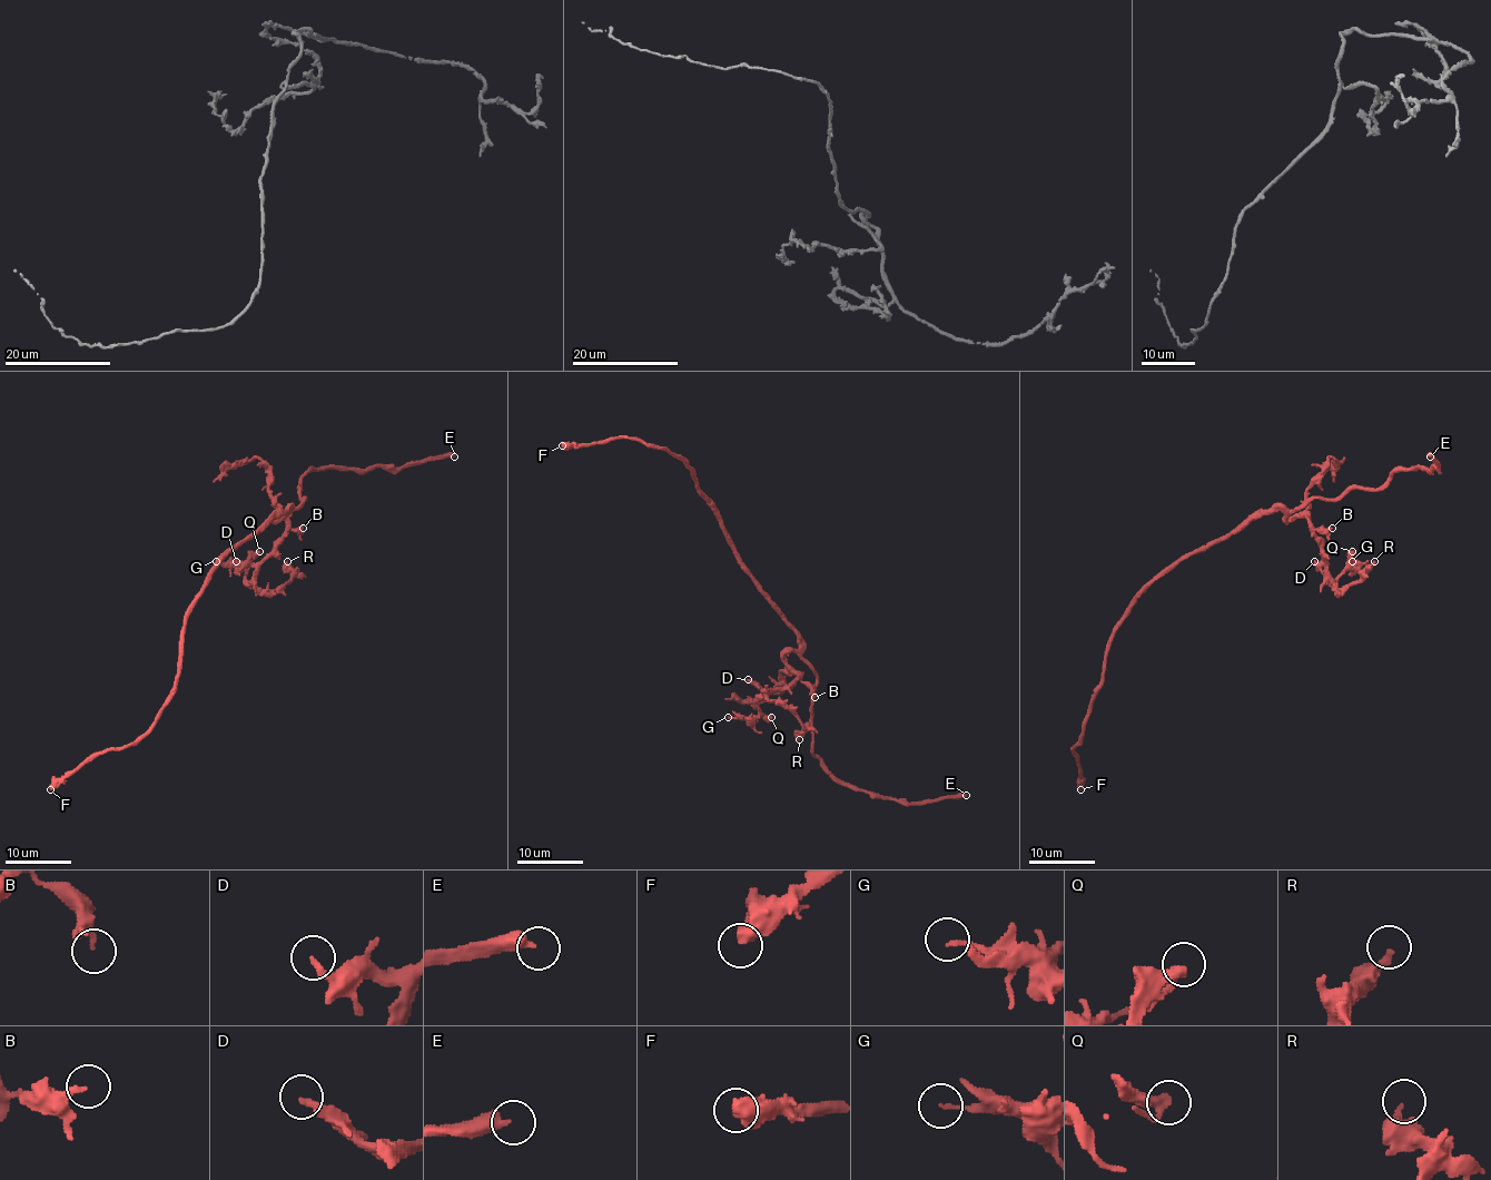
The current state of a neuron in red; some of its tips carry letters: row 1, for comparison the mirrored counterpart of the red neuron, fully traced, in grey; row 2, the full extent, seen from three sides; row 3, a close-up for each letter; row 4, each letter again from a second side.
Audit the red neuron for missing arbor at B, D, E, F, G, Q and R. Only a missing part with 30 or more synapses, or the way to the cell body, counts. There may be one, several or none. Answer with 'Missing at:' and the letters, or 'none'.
Missing at: E

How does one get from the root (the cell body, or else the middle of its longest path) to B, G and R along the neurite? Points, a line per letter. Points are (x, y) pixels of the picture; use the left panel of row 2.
B: (244, 541), (286, 509), (277, 519), (273, 518), (283, 518), (289, 529), (303, 528)
G: (244, 541), (287, 511), (273, 518), (286, 521), (286, 532), (249, 580), (246, 569), (216, 561)
R: (244, 541), (286, 509), (273, 518), (286, 532), (256, 586), (284, 586), (287, 561)

